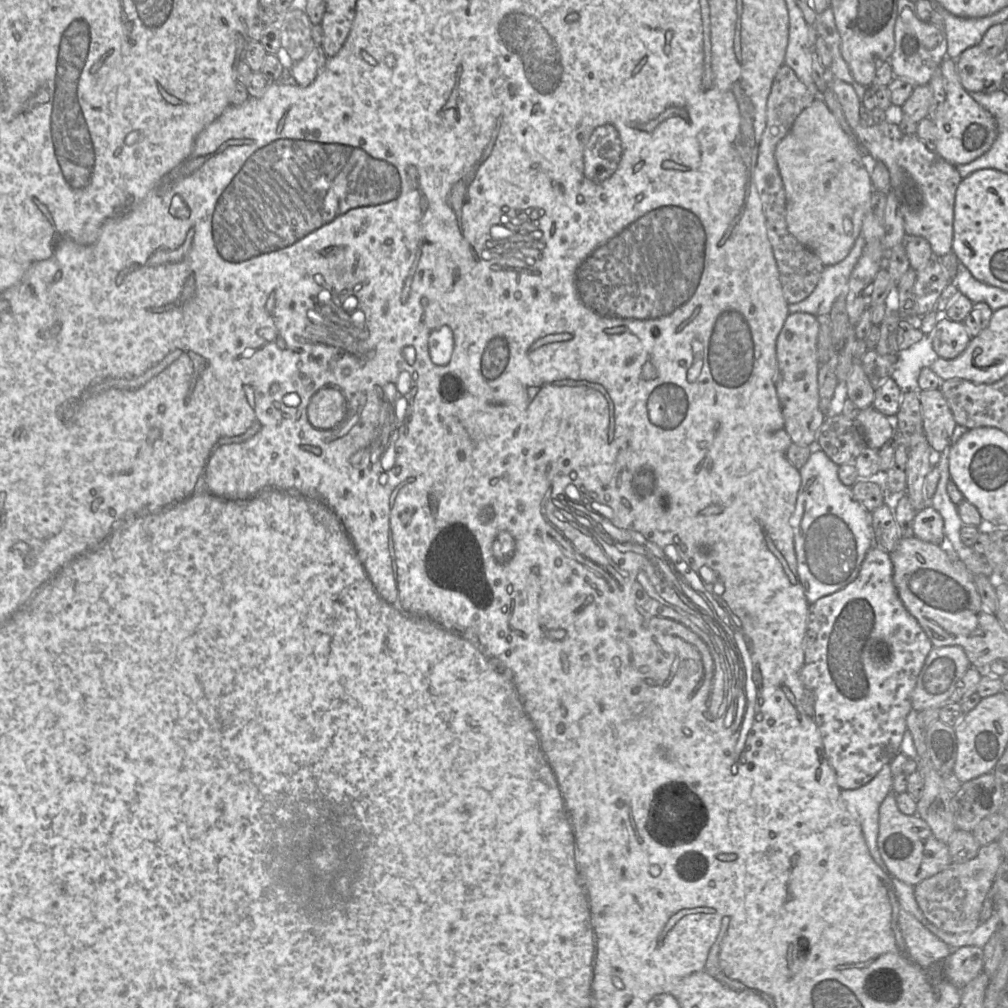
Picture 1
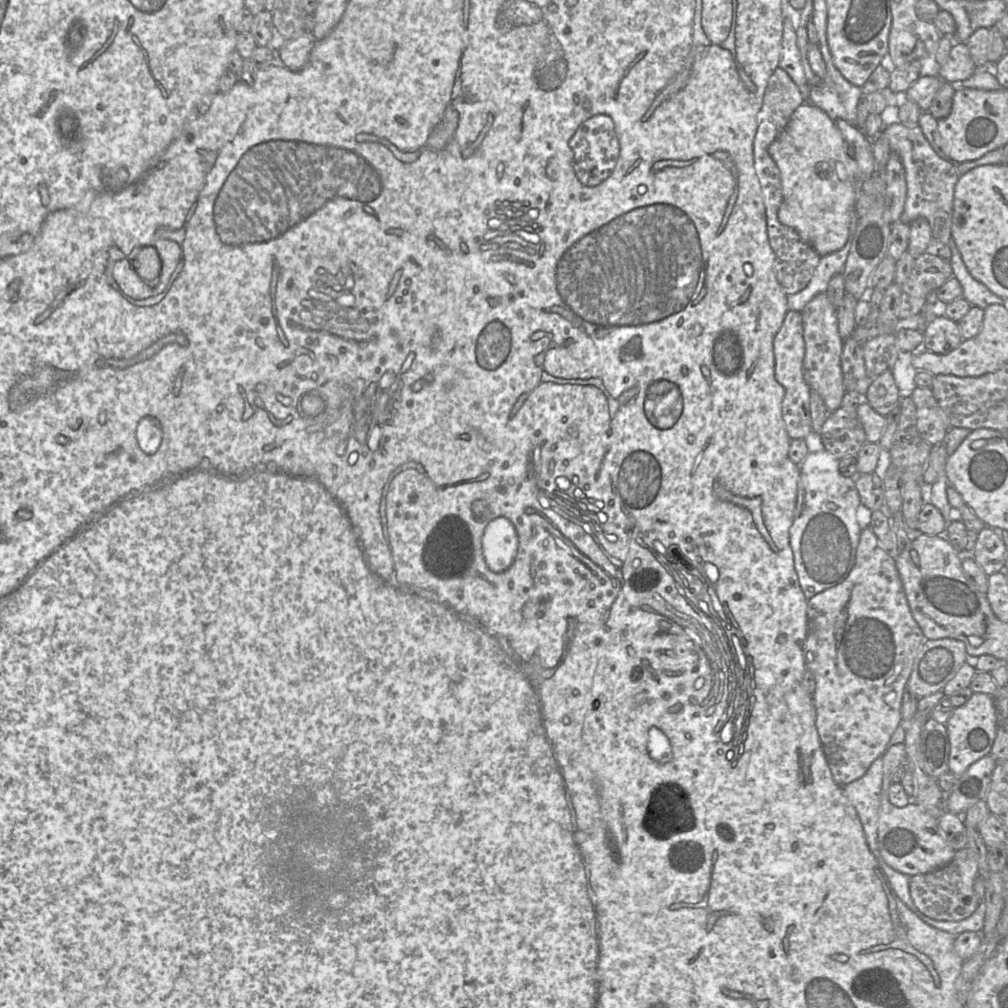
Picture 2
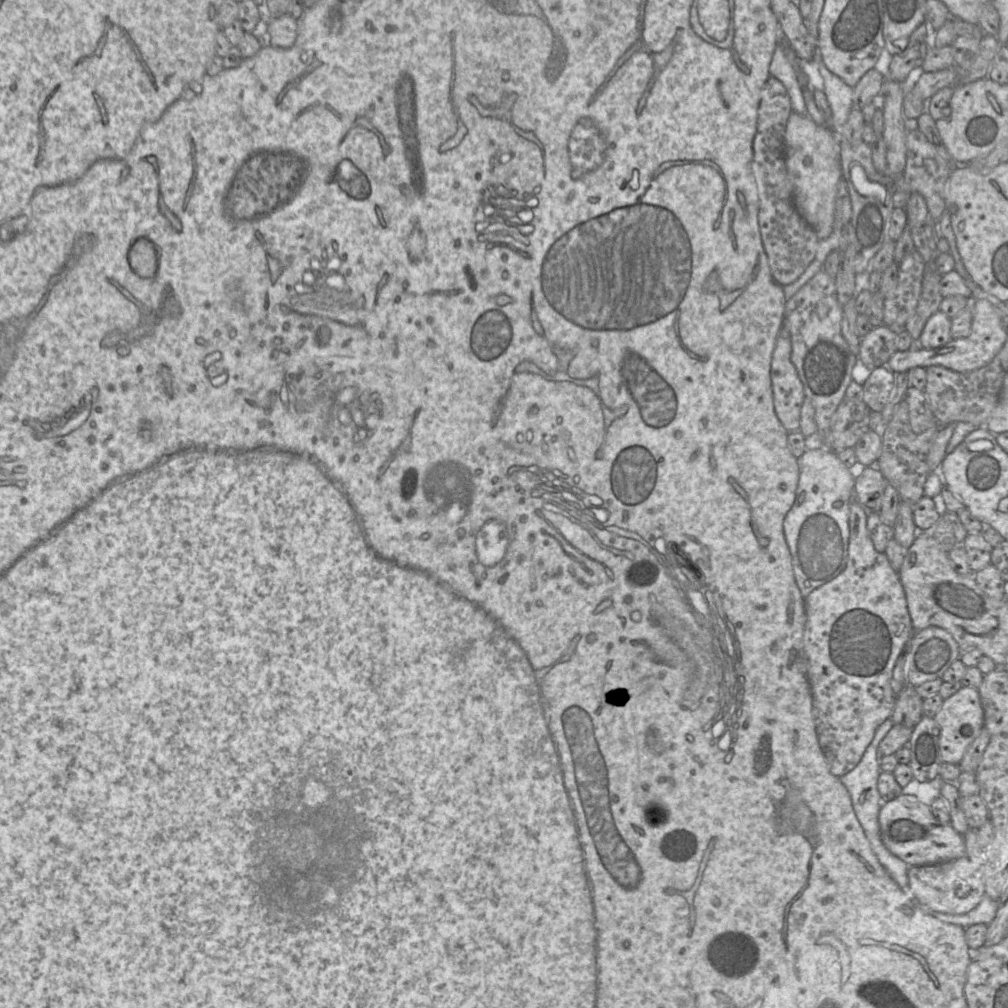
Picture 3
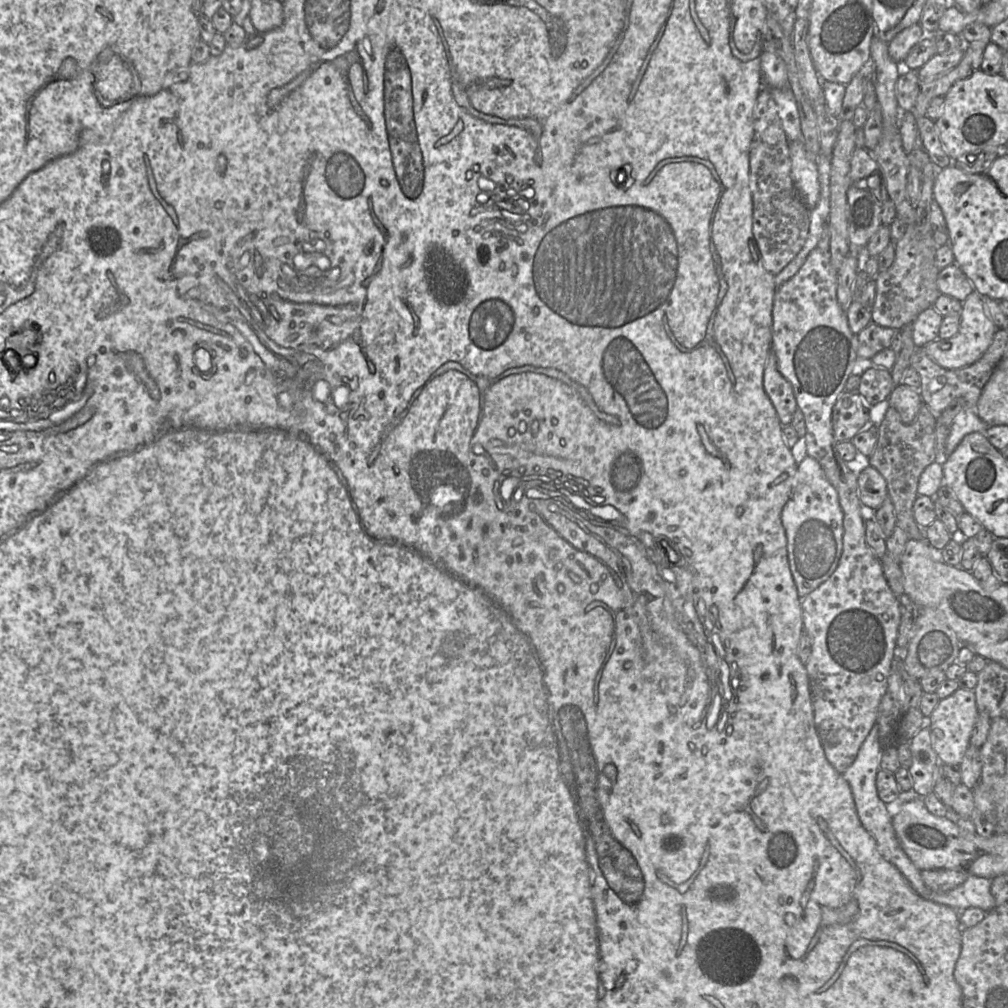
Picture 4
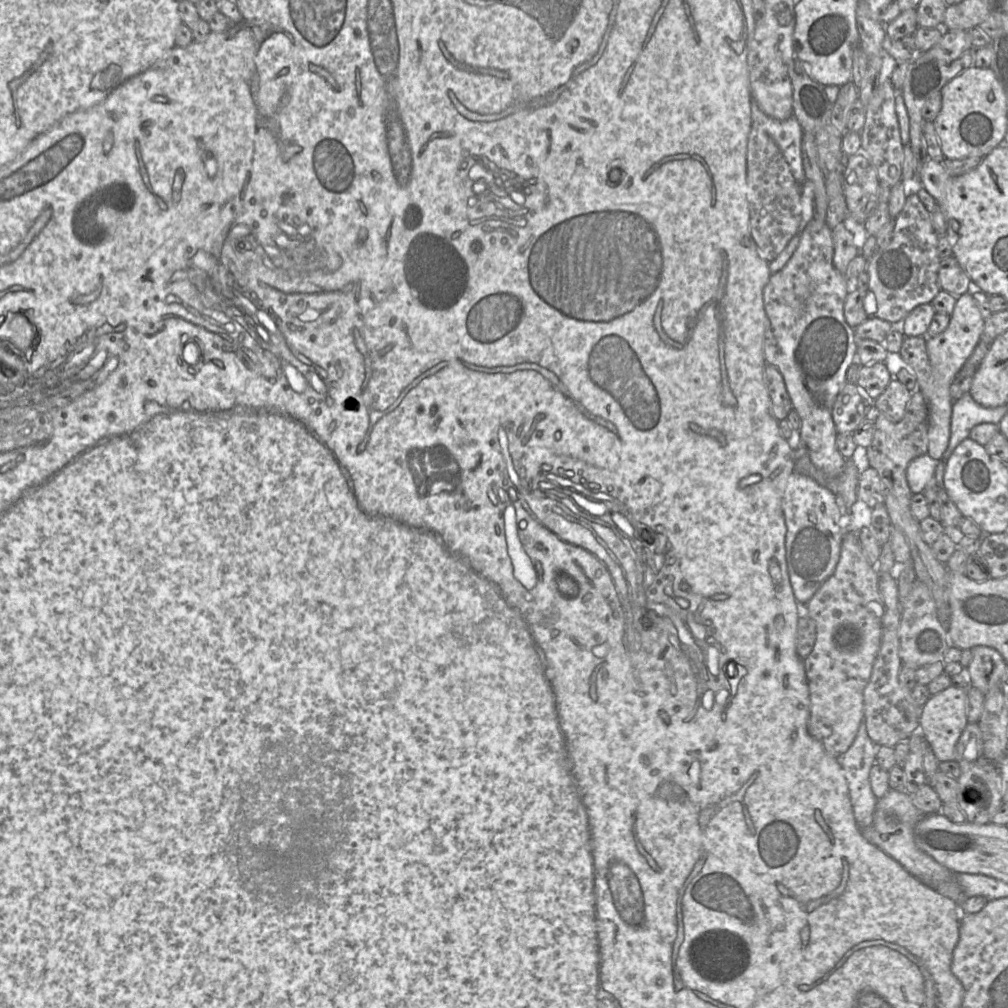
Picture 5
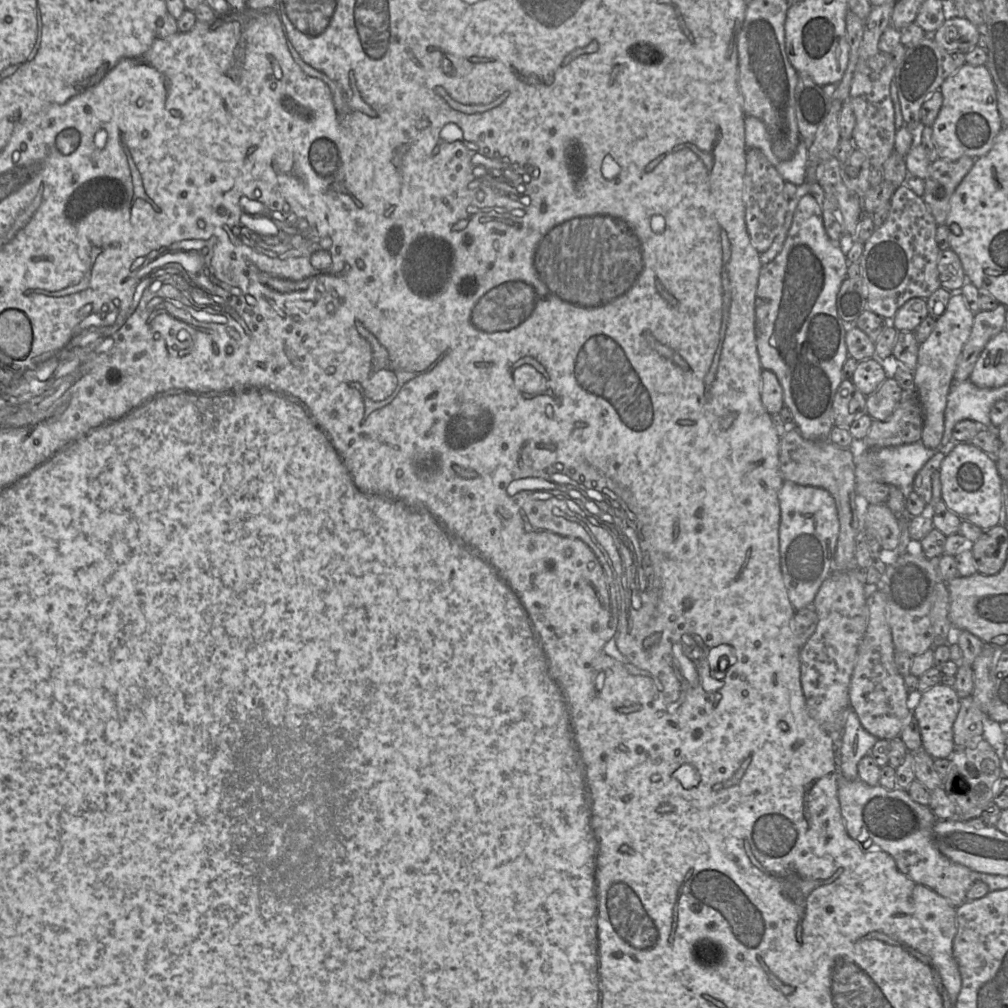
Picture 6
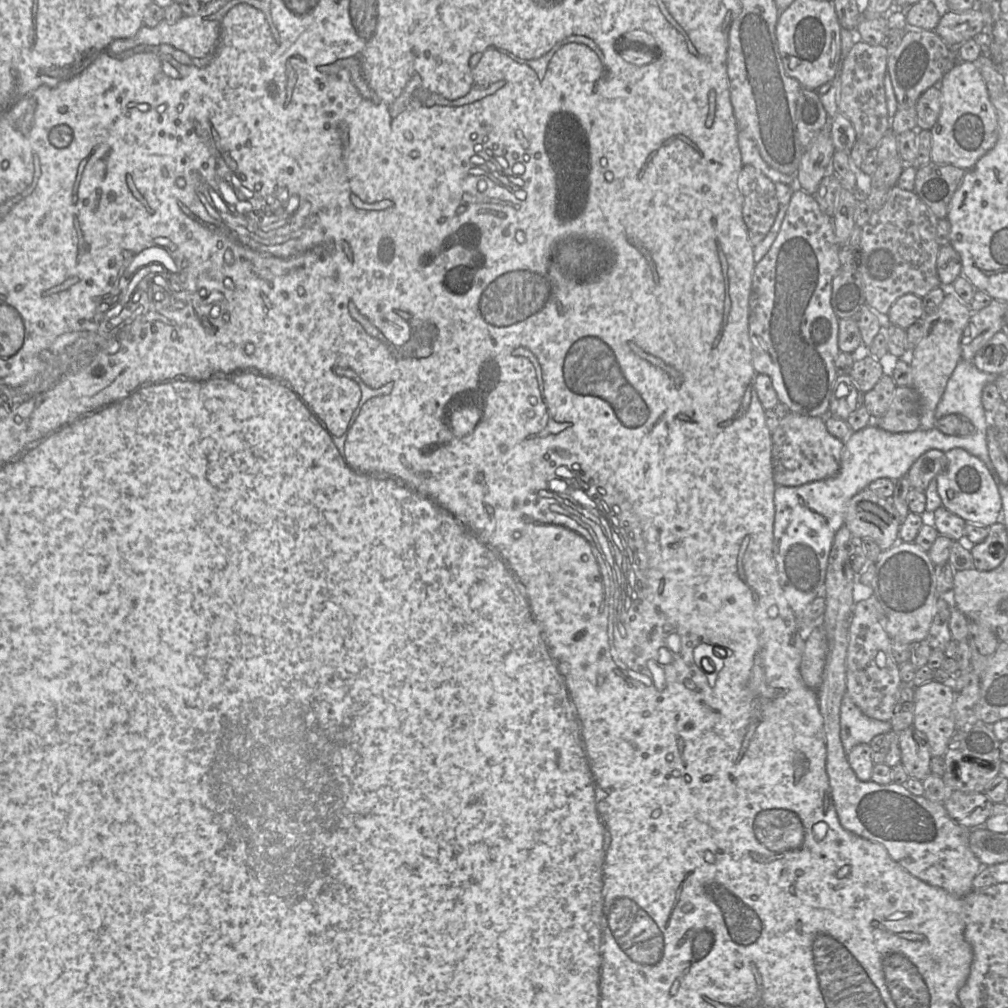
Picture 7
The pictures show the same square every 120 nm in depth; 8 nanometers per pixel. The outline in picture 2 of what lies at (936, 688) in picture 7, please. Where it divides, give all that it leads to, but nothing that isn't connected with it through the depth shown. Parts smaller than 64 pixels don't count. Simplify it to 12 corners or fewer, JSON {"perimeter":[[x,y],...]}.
{"perimeter":[[974,692],[946,728],[949,770],[960,776],[991,752],[993,695]]}

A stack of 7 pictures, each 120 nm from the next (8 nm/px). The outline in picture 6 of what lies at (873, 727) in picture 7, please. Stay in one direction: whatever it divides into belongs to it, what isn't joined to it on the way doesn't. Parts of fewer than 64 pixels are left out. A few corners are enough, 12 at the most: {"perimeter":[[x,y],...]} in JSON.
{"perimeter":[[850,708],[839,740],[837,779],[859,779],[878,740]]}

